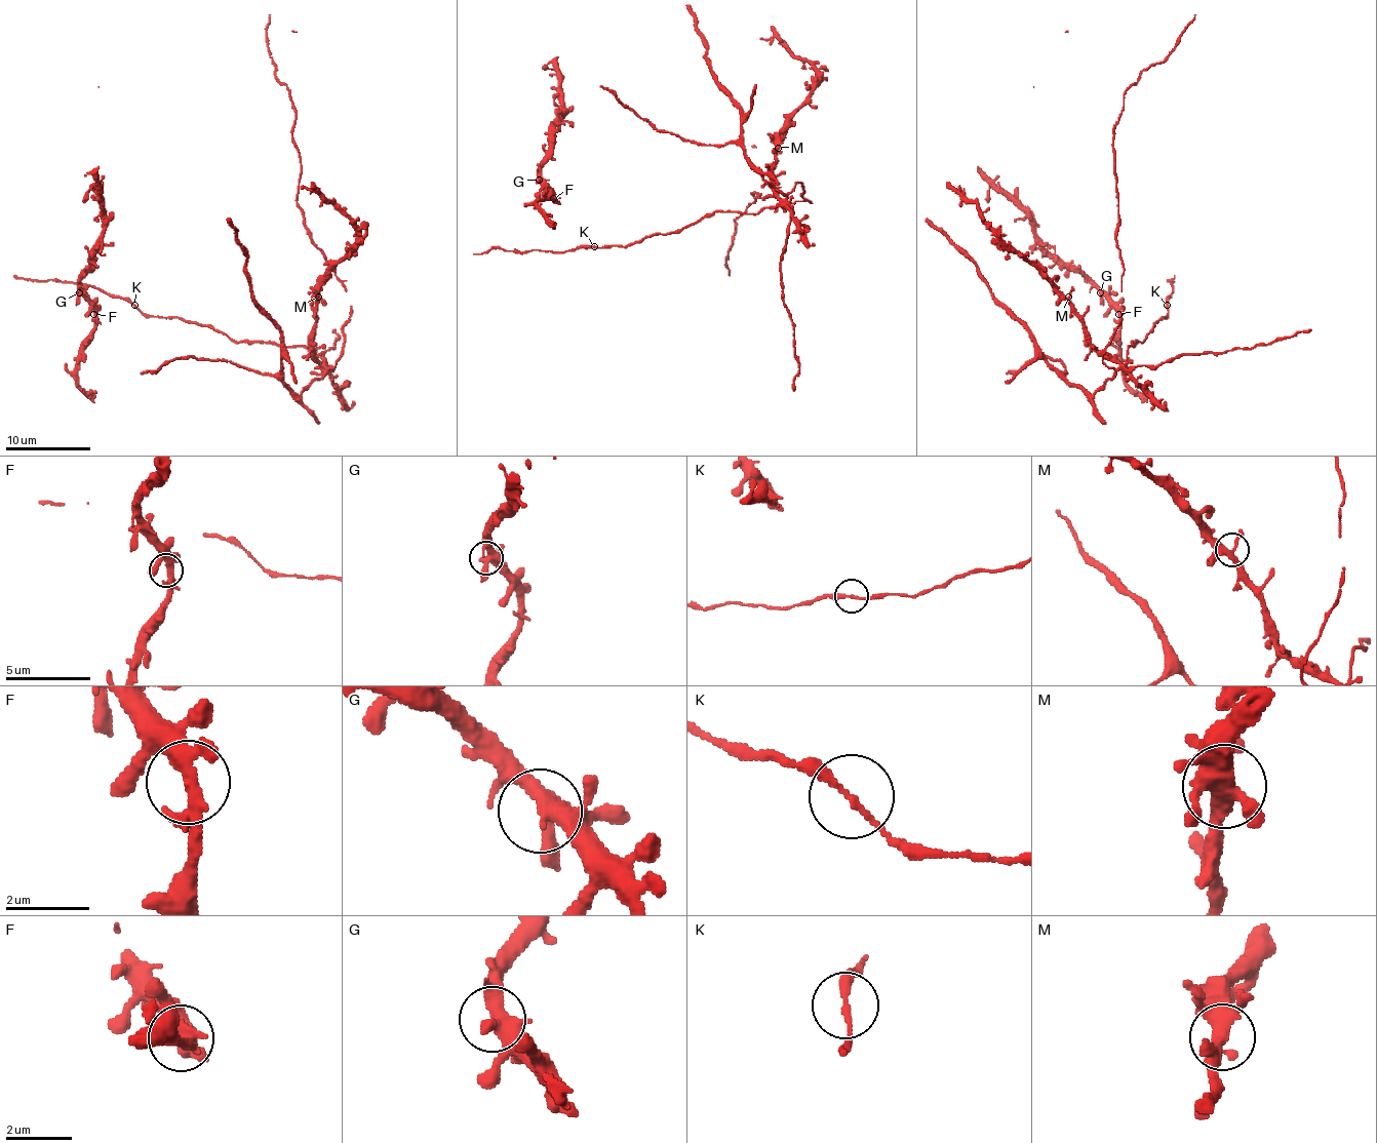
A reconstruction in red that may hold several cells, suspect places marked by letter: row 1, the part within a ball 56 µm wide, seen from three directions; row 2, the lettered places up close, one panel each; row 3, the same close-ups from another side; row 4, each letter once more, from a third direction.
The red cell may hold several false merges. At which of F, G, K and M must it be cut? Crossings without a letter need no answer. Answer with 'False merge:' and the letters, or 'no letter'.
False merge: no letter

